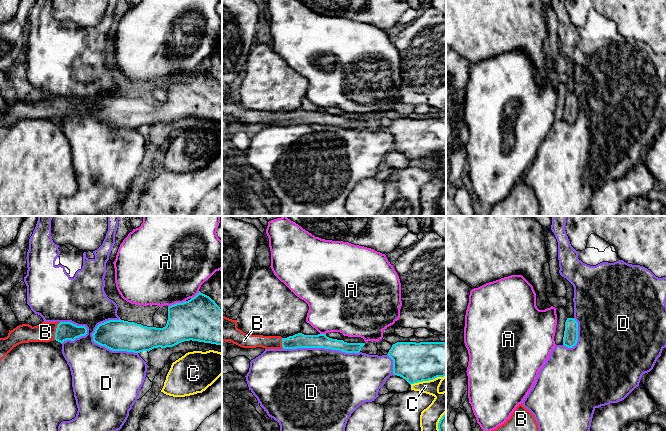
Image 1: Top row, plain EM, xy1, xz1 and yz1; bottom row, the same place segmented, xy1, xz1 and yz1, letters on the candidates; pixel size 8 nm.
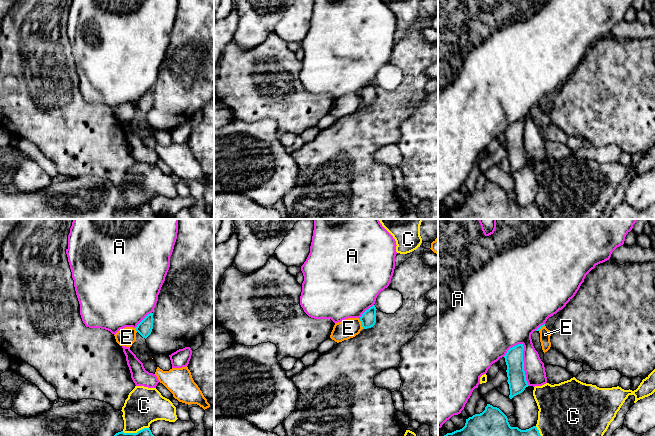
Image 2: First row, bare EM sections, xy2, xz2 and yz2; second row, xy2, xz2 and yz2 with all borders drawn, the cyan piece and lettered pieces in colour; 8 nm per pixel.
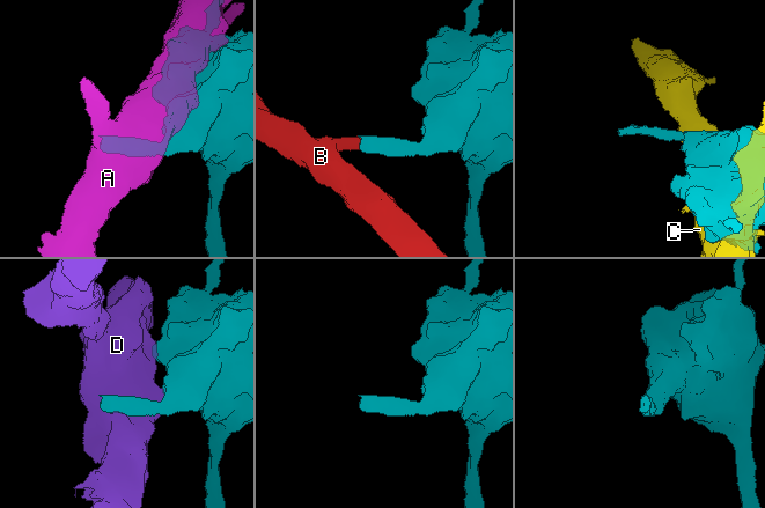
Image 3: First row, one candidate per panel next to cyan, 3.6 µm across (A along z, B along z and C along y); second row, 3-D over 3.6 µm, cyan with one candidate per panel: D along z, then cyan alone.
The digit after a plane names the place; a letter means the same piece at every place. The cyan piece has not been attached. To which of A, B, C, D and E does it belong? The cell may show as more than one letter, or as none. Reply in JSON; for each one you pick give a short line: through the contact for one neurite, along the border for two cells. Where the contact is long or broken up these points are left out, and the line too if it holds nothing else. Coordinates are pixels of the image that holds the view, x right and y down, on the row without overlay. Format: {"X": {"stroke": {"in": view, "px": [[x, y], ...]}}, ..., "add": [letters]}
{"B": {"stroke": {"in": "xy1", "px": [[65, 107], [56, 107], [45, 108]]}}, "add": ["B"]}

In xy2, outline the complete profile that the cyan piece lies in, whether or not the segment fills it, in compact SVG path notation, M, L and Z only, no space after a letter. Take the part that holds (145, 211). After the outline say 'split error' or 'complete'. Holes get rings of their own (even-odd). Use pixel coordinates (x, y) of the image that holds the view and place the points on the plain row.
M144 204L137 209L118 208L113 219L167 219L154 213L150 204Z; complete

